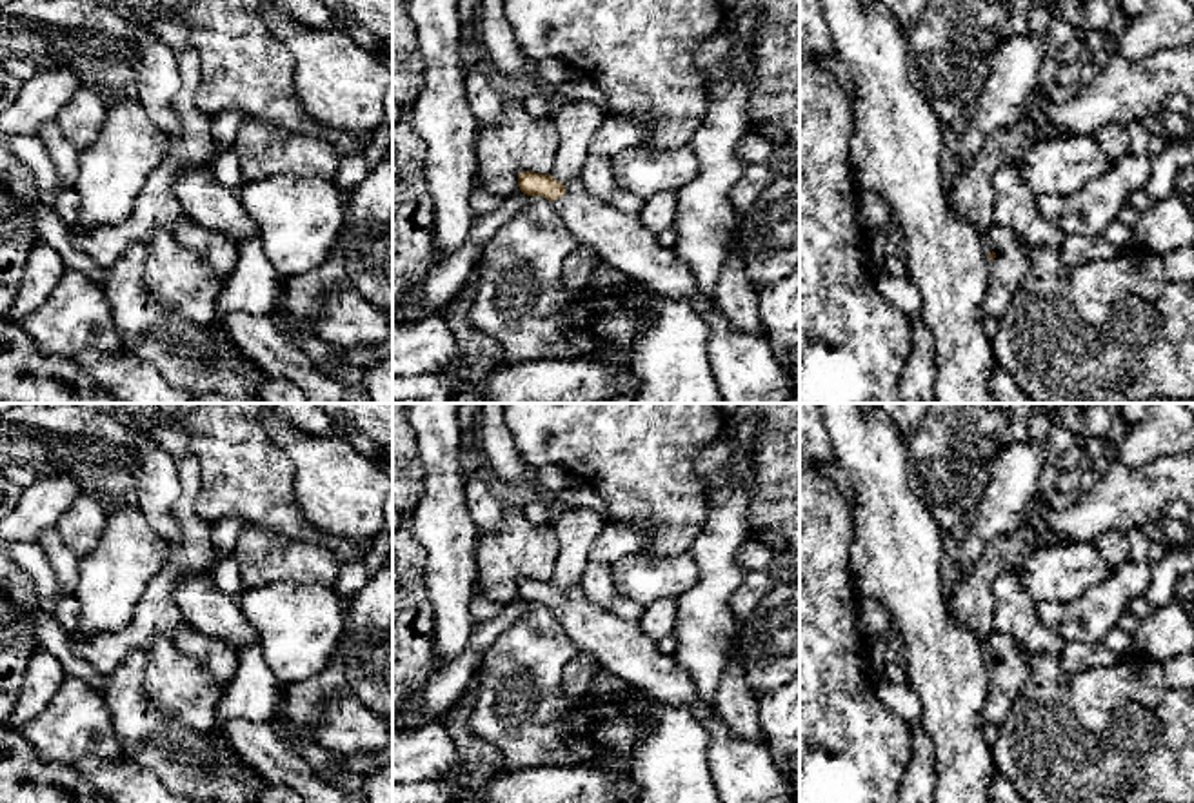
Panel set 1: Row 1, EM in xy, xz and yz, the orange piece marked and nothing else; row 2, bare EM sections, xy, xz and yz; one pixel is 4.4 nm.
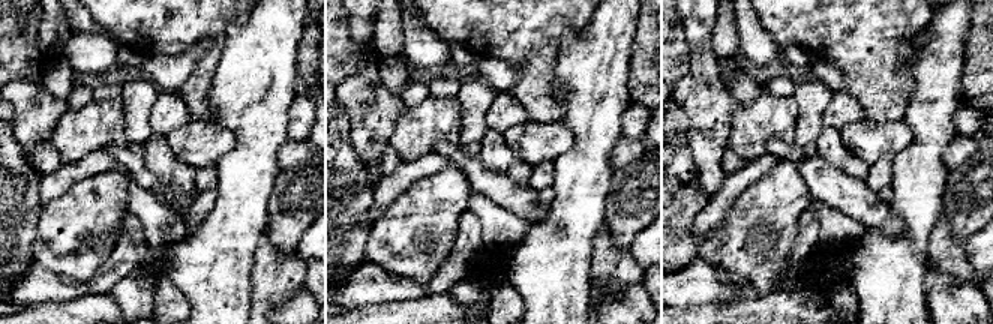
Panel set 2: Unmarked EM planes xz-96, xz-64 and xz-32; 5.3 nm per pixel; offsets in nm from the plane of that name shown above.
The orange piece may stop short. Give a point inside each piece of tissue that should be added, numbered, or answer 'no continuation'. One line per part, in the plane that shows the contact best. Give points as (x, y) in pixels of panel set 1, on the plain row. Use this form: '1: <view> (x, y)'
1: xz (742, 771)

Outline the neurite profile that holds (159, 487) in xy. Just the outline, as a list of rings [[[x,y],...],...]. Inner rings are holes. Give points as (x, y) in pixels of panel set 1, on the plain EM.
[[[134,436],[140,456],[140,472],[134,500],[149,527],[160,534],[169,547],[180,547],[180,523],[173,514],[173,503],[180,498],[182,487],[176,460],[156,441]]]

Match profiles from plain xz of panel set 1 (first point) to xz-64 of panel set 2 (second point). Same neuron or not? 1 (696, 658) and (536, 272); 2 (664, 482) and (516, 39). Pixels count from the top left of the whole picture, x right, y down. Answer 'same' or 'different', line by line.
1: same
2: same

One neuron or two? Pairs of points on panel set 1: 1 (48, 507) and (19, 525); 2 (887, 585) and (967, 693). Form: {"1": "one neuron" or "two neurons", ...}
{"1": "one neuron", "2": "one neuron"}

